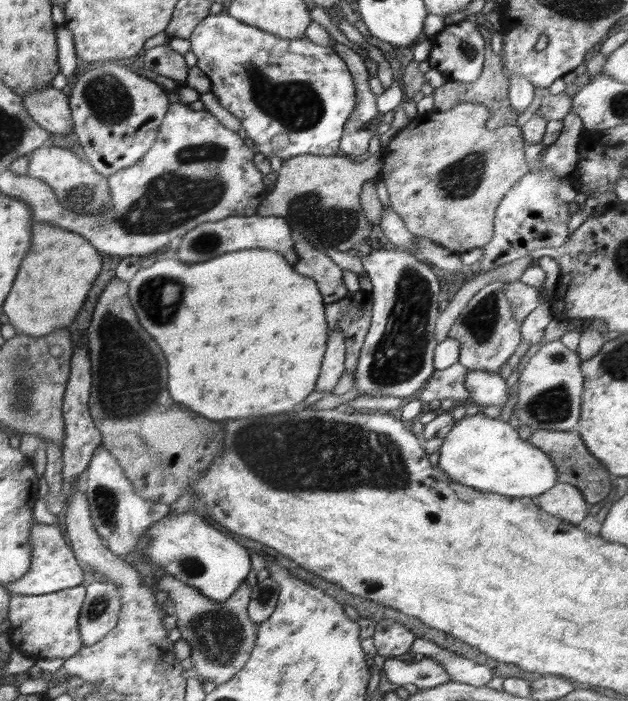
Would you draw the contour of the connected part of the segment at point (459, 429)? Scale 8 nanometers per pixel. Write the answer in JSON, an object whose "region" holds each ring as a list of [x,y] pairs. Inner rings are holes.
{"region":[[[483,413],[464,417],[456,422],[450,433],[444,438],[441,448],[438,467],[448,473],[452,480],[476,488],[482,492],[496,492],[501,496],[522,498],[536,498],[544,492],[550,491],[558,483],[558,473],[548,453],[532,445],[528,440],[519,438],[519,432],[500,418],[488,418]]]}

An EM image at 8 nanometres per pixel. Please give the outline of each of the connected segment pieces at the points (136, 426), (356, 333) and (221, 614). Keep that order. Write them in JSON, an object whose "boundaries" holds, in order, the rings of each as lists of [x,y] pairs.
{"boundaries":[[[[112,278],[100,294],[93,312],[87,334],[88,357],[91,361],[89,411],[102,435],[102,446],[116,458],[135,492],[143,500],[170,506],[184,491],[191,491],[192,485],[206,473],[216,455],[224,451],[222,430],[218,426],[216,434],[216,422],[206,420],[188,408],[182,408],[166,394],[166,358],[152,336],[144,332],[130,304],[128,289],[128,282]]],[[[360,289],[350,292],[344,298],[325,305],[329,332],[340,330],[344,336],[345,371],[355,378],[359,355],[364,338],[370,328],[373,309],[371,293]]],[[[168,574],[160,580],[153,581],[155,592],[165,590],[168,593],[167,608],[172,616],[178,616],[176,627],[190,645],[190,658],[194,663],[194,670],[206,681],[214,681],[221,685],[232,679],[248,661],[254,649],[256,634],[259,628],[248,618],[248,603],[252,586],[246,580],[232,592],[226,602],[214,602],[200,594],[194,586],[186,586],[177,578]]]]}

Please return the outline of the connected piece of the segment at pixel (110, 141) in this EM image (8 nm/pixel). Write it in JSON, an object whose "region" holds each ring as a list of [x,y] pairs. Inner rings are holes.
{"region":[[[104,64],[79,76],[68,97],[68,102],[76,135],[76,140],[71,144],[81,146],[88,163],[98,174],[107,177],[137,164],[142,159],[144,153],[148,152],[154,144],[158,127],[162,124],[162,119],[171,104],[163,87],[150,79],[146,80],[144,75],[138,76],[136,72],[128,70],[122,64]]]}

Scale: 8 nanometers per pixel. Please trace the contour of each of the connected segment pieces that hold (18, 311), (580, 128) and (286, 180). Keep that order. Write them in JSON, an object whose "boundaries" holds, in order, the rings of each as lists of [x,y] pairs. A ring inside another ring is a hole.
{"boundaries":[[[[35,223],[32,226],[32,246],[24,258],[16,282],[10,290],[10,296],[4,302],[4,314],[10,318],[10,324],[28,336],[46,336],[56,328],[68,328],[82,308],[88,292],[102,270],[102,258],[82,236],[66,232],[50,223]],[[60,250],[60,252],[50,252]],[[48,260],[54,266],[48,266]],[[30,294],[48,294],[48,296],[30,296]]],[[[568,111],[562,122],[561,135],[546,149],[540,164],[552,168],[558,176],[570,177],[576,170],[578,141],[585,129],[582,119],[574,111]]],[[[383,150],[374,152],[362,162],[348,160],[345,156],[320,156],[299,155],[287,159],[278,171],[275,187],[268,191],[264,201],[260,203],[257,214],[260,216],[278,216],[286,221],[293,231],[293,238],[310,243],[316,250],[325,253],[333,249],[345,252],[362,244],[374,231],[374,224],[368,221],[364,209],[360,204],[362,185],[364,181],[376,177],[384,165],[385,152]]]]}

